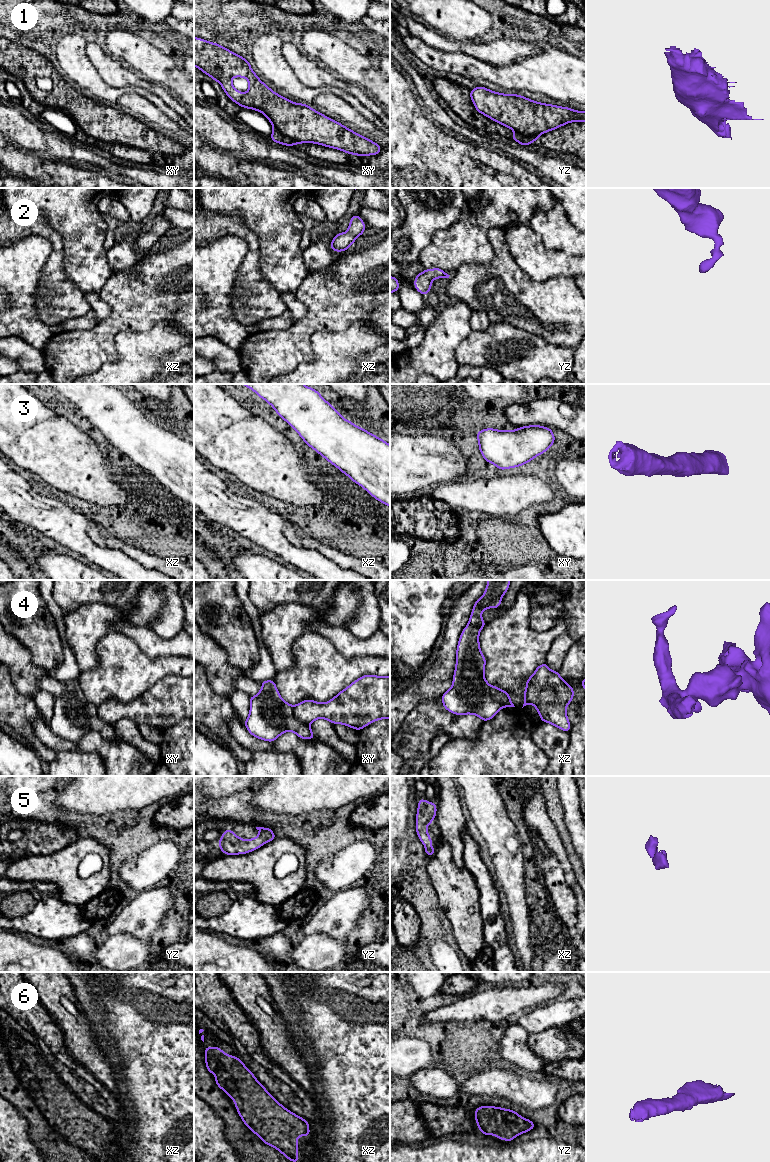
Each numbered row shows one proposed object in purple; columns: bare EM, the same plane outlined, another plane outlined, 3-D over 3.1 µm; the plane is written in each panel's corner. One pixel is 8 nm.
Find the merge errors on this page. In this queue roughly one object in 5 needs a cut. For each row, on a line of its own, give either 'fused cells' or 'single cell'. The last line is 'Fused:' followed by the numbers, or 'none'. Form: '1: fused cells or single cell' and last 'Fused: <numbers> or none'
1: fused cells
2: single cell
3: single cell
4: fused cells
5: single cell
6: single cell
Fused: 1, 4

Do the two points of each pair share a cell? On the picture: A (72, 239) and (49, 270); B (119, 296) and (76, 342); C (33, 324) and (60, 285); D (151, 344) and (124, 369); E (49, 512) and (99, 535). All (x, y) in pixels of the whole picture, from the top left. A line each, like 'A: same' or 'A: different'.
A: different
B: same
C: different
D: same
E: different

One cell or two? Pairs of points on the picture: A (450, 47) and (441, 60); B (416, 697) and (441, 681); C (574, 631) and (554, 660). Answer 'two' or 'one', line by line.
A: two
B: one
C: one

